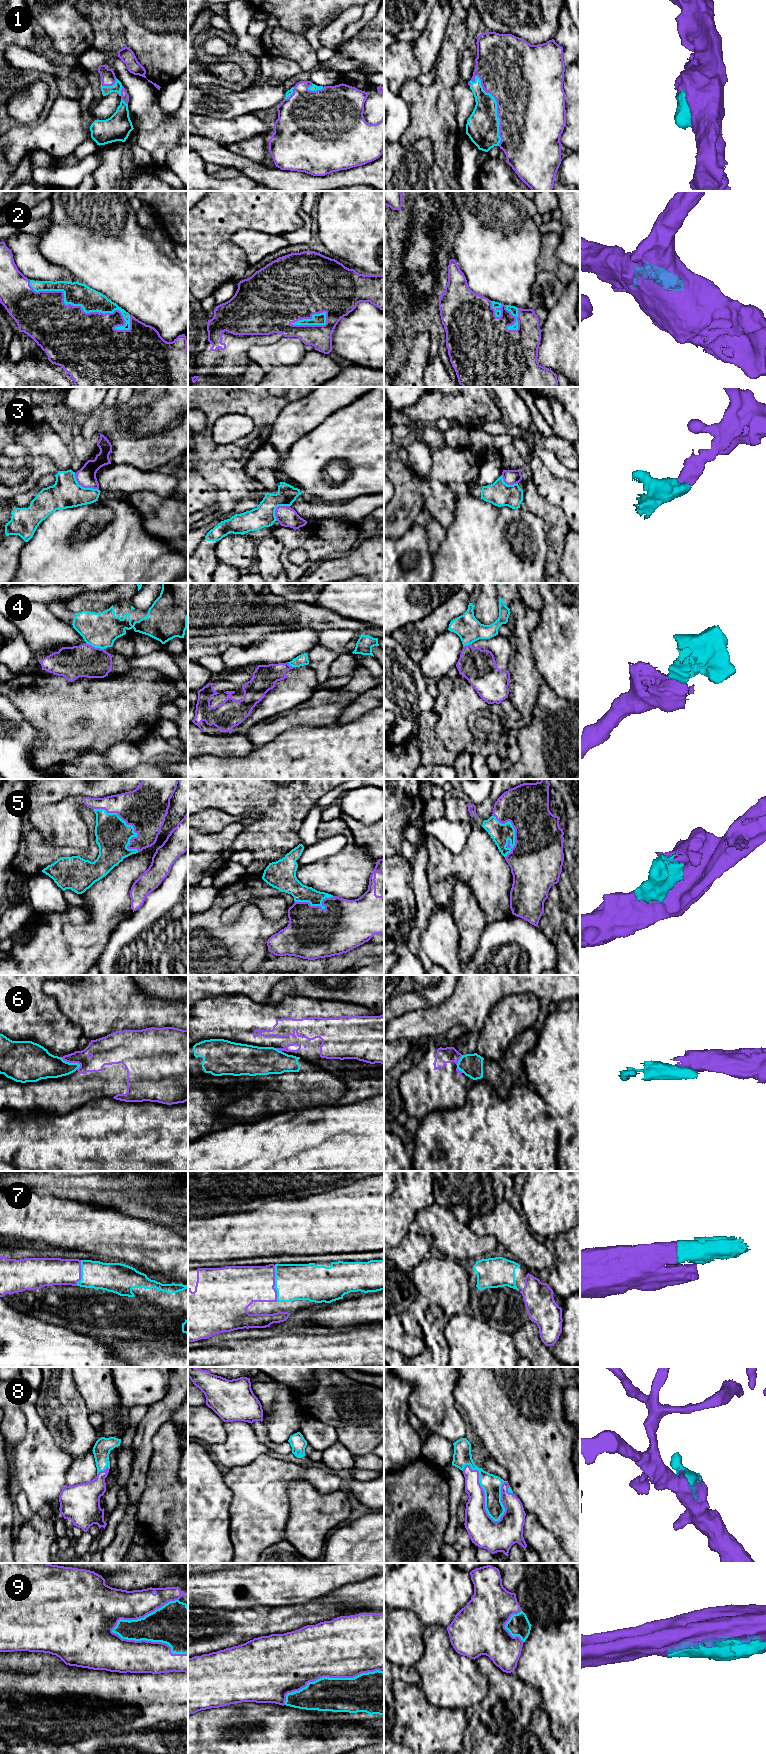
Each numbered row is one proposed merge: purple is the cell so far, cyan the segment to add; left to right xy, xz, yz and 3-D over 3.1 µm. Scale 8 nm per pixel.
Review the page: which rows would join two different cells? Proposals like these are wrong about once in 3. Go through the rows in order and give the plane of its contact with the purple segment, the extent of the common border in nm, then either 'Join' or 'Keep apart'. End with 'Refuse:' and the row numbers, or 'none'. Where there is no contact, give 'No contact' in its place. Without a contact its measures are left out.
1: Touches purple in yz. Shared border 600 nm. Join
2: Touches purple in xy. Shared border 900 nm. Join
3: Touches purple in xy. Shared border 240 nm. Keep apart
4: Touches purple in xy. Shared border 160 nm. Keep apart
5: Touches purple in xy. Shared border 500 nm. Join
6: Touches purple in xy. Shared border 180 nm. Keep apart
7: Touches purple in xz. Shared border 300 nm. Join
8: Touches purple in yz. Shared border 550 nm. Join
9: Touches purple in xy. Shared border 650 nm. Join
Refuse: 3, 4, 6

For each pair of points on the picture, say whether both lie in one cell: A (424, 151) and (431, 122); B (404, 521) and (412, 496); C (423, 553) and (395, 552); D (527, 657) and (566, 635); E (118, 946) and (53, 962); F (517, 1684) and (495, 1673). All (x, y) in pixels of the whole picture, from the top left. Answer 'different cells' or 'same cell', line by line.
A: different cells
B: same cell
C: same cell
D: different cells
E: different cells
F: same cell

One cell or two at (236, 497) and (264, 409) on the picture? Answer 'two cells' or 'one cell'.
one cell

